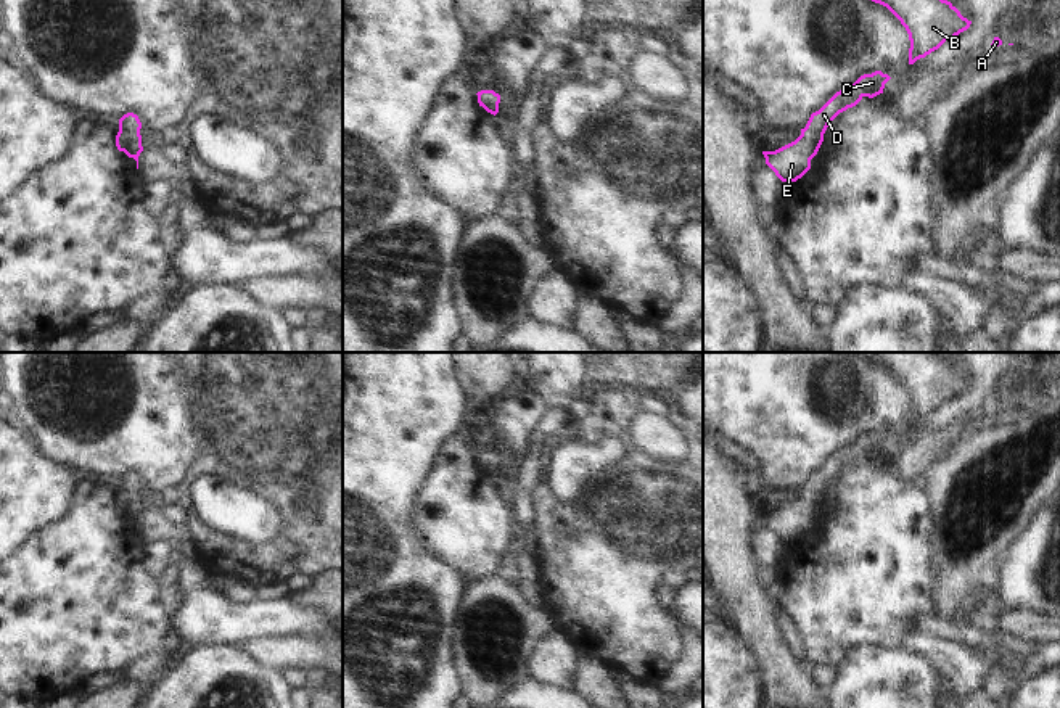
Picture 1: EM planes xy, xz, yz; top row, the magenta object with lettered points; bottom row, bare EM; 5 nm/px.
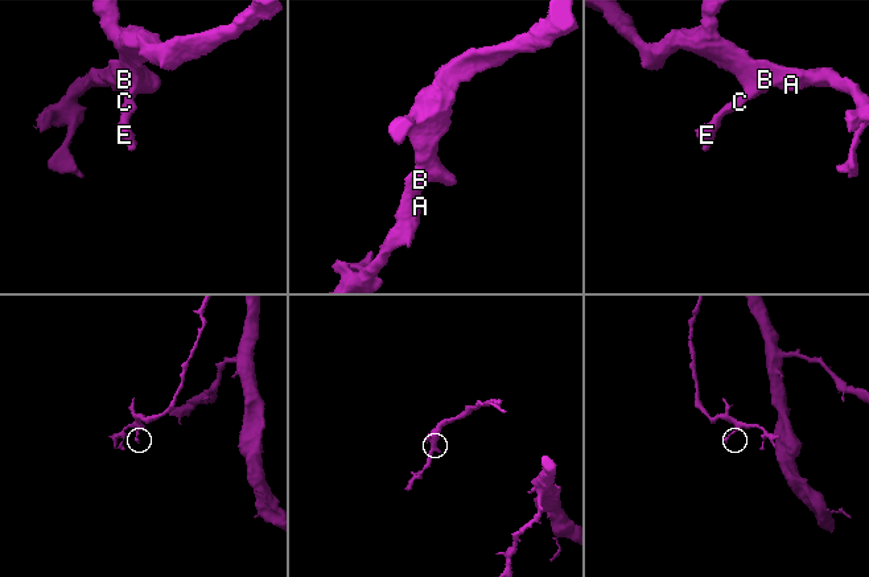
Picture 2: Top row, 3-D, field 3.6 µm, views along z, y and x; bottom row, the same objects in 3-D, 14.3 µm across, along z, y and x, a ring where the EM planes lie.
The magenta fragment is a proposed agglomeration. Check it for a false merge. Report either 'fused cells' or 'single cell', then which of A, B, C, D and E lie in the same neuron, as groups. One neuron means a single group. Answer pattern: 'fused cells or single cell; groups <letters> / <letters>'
single cell; groups A B C D E

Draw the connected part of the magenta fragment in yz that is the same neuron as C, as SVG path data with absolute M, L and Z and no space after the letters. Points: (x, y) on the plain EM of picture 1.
M881 431L861 436L853 446L836 452L819 471L812 473L801 496L775 510L762 512L766 525L782 542L796 542L811 529L811 520L817 515L828 484L848 468L856 467L864 457L873 459L883 454L891 438Z

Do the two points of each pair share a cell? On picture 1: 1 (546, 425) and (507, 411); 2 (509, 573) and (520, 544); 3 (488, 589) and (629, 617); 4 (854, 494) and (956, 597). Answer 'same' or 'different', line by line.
1: different
2: same
3: different
4: different

